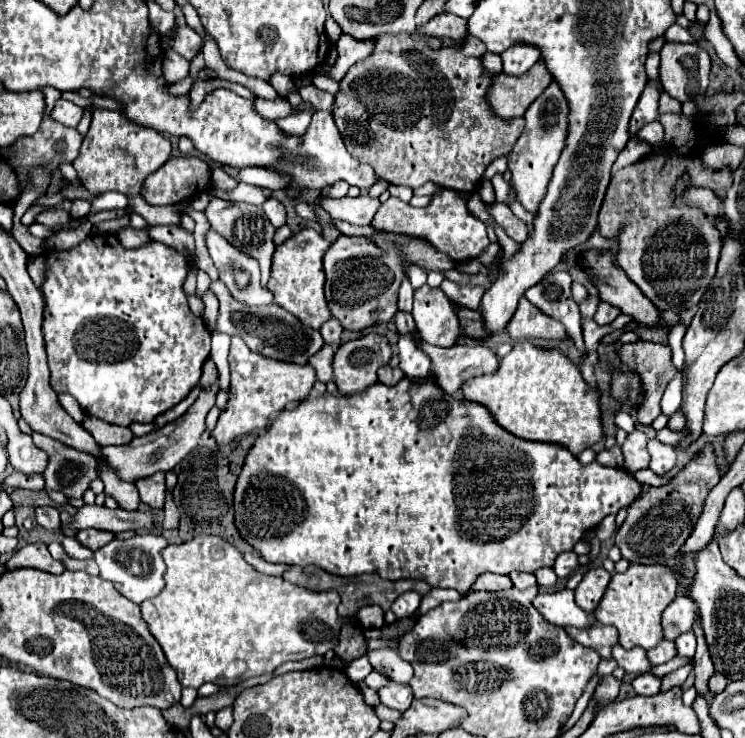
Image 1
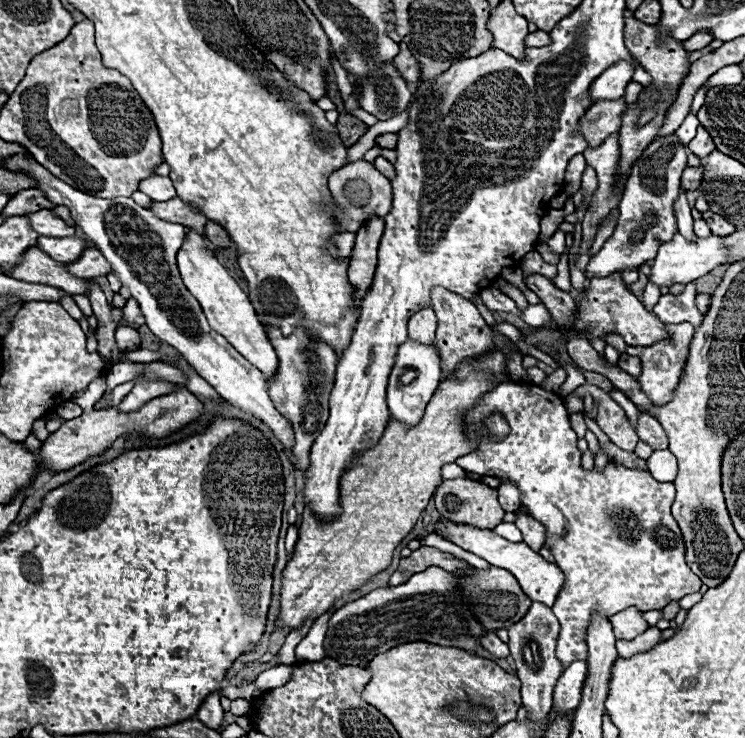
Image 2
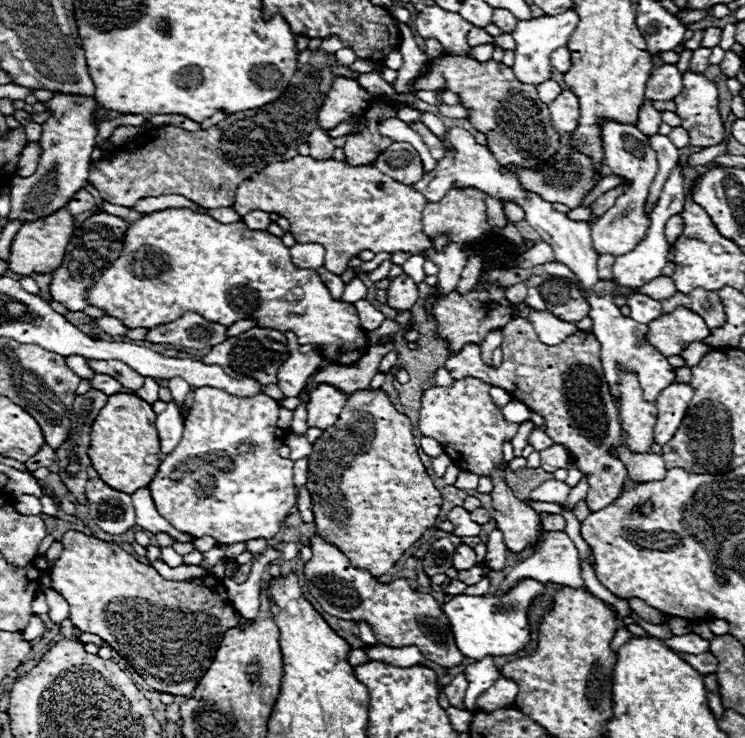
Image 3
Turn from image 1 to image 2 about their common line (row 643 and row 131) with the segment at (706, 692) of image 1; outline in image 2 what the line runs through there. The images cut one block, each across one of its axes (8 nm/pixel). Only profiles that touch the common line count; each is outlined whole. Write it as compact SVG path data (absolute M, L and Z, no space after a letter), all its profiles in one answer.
M698 126L698 134L690 140L688 148L690 148L690 152L696 154L698 158L706 158L706 156L714 150L714 142L712 142L710 134L708 134L702 126Z

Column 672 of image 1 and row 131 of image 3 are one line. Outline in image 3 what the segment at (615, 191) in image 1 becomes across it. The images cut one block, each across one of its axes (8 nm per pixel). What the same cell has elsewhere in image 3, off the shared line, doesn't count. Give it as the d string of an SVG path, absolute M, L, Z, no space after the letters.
M318 48L274 102L256 110L230 114L208 130L186 132L174 126L146 130L120 146L118 152L112 148L102 160L92 162L88 182L100 192L102 200L126 208L134 208L142 198L164 194L180 194L202 208L228 208L234 204L240 182L272 162L298 156L298 146L308 142L308 134L318 128L318 110L332 80L332 56Z

